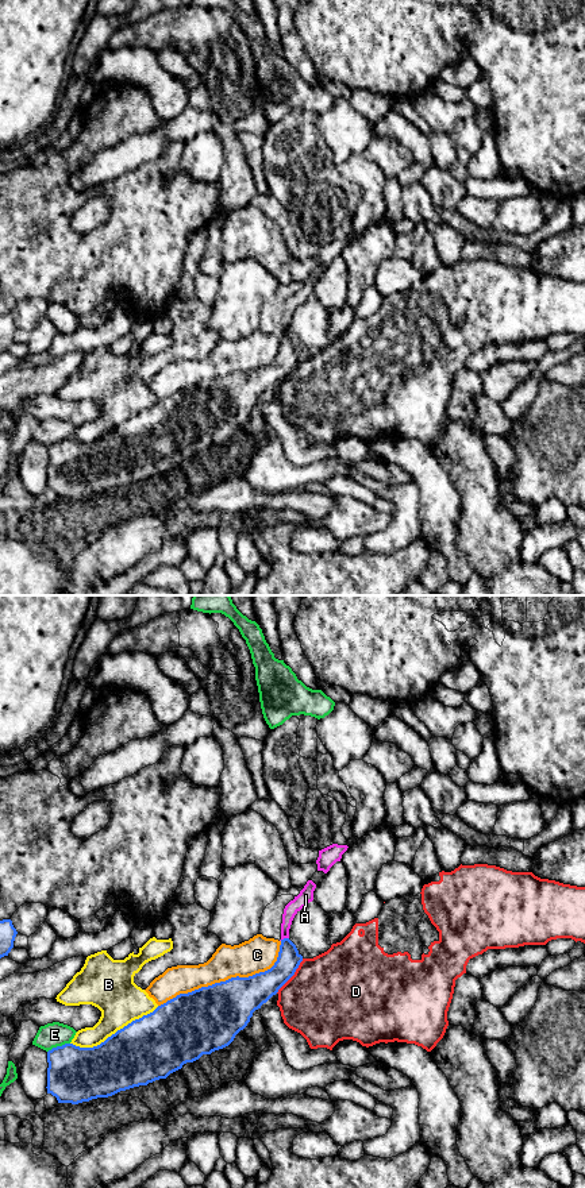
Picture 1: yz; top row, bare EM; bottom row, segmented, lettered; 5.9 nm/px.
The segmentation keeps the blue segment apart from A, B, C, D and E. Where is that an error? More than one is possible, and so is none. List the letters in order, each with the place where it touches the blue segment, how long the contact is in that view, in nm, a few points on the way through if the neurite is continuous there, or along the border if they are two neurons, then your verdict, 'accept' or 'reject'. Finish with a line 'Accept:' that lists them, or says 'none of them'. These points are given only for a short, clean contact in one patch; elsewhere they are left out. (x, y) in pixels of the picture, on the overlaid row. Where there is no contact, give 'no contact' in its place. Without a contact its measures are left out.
A: yz (284, 938) | 60 nm | along yz (288, 937), (280, 940) | reject
B: yz (115, 1033) | 550 nm | reject
C: yz (229, 979) | 850 nm | reject
D: yz (292, 975) | 260 nm | reject
E: yz (58, 1046) | 150 nm | reject
Accept: none of them

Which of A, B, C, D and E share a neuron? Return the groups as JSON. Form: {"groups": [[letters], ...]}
{"groups": [["A"], ["B"], ["C"], ["D"], ["E"]]}

